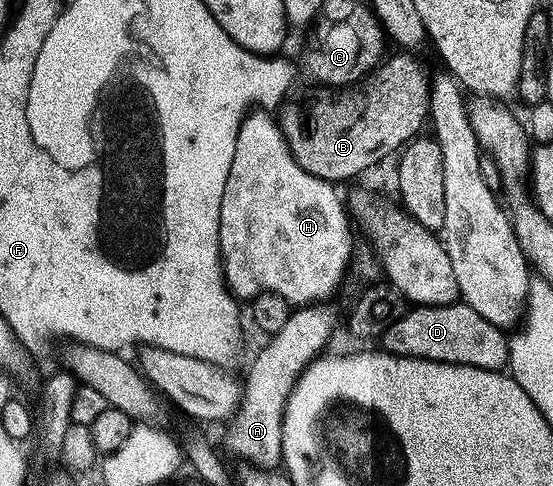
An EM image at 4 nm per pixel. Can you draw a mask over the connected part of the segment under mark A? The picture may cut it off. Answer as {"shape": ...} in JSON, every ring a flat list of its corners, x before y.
{"shape":[[303,304,292,309,285,328,264,341,267,343,263,351,252,360,247,370,247,382,242,383,239,407,225,427,228,448,252,467,269,470,283,461,281,428,287,397,304,368,328,349,327,341,335,330,335,310,327,305,331,304]]}

